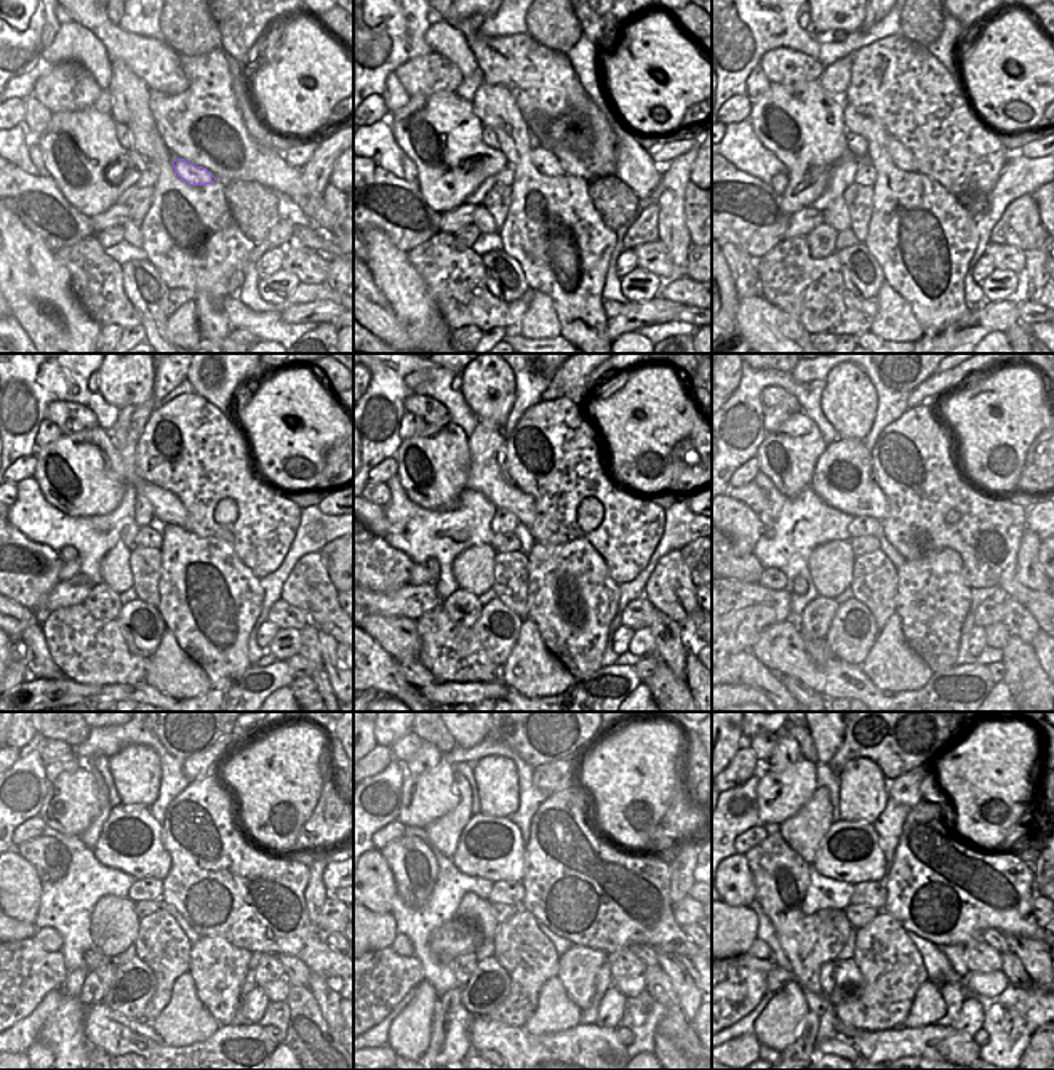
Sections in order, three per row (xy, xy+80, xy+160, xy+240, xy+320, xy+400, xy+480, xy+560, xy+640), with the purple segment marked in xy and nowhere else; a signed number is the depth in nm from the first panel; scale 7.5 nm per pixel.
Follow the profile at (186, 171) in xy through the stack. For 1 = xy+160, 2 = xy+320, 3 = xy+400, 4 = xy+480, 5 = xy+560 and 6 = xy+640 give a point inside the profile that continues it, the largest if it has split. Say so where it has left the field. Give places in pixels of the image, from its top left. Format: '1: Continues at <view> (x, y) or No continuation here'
1: Continues at xy+160 (901, 155)
2: Continues at xy+320 (487, 474)
3: Continues at xy+400 (843, 479)
4: Continues at xy+480 (131, 840)
5: Continues at xy+560 (491, 848)
6: Continues at xy+640 (850, 851).

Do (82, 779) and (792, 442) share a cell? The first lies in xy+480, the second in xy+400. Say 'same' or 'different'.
same

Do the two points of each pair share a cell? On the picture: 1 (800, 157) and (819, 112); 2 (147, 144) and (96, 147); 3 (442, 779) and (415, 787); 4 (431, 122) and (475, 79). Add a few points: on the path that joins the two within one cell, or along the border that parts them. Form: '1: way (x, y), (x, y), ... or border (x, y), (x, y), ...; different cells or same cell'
1: way (806, 146), (808, 123); same cell
2: border (133, 149), (149, 162); different cells
3: way (435, 786), (421, 787); same cell
4: border (455, 93), (471, 101); different cells

